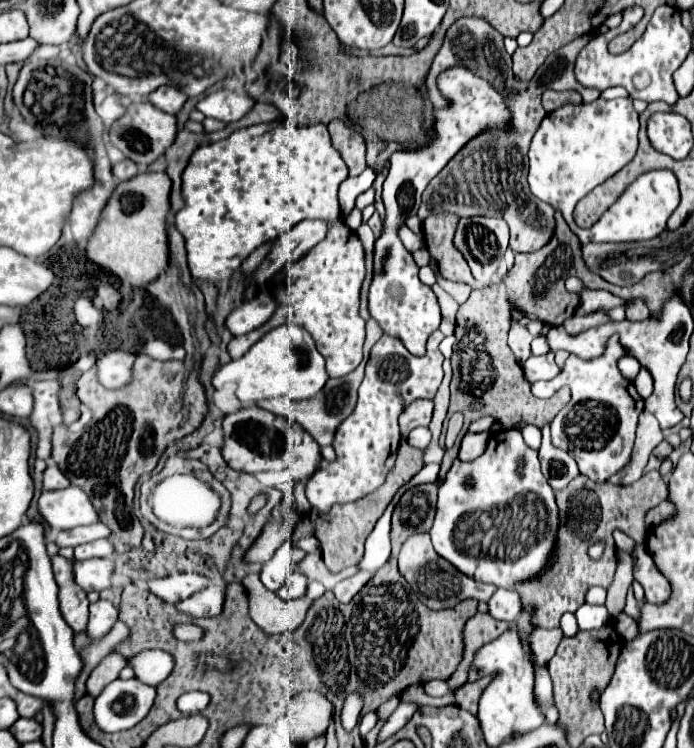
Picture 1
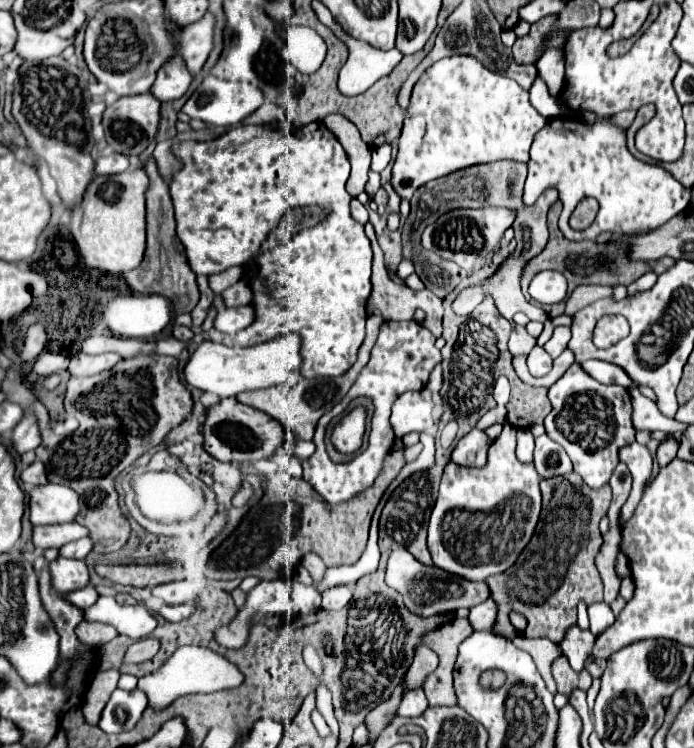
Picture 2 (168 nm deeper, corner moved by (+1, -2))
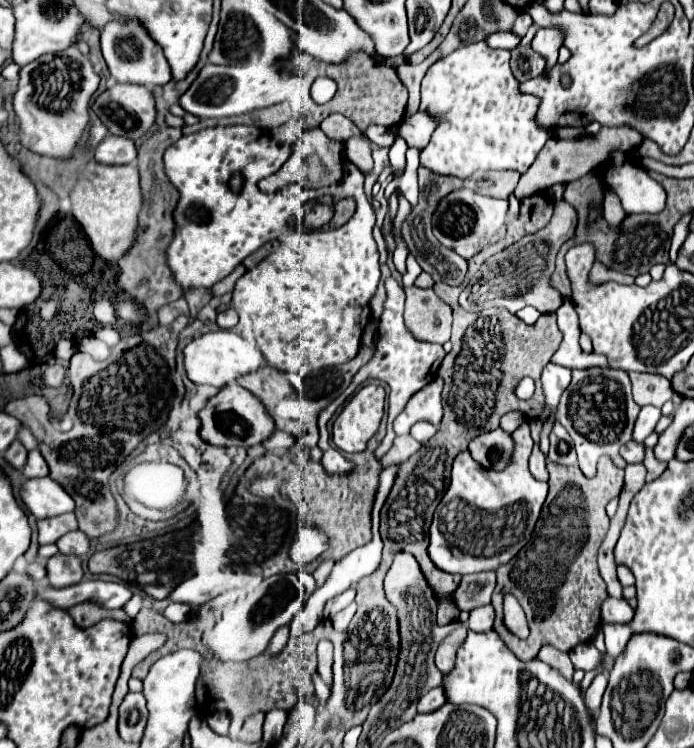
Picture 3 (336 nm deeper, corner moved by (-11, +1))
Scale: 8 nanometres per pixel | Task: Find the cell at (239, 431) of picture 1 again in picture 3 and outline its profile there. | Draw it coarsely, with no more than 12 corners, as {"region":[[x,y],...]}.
{"region":[[232,382],[198,412],[214,446],[262,444],[276,428]]}

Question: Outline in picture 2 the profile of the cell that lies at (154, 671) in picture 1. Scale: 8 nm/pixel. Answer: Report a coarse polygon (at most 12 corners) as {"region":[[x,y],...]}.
{"region":[[180,647],[138,679],[156,709],[244,683],[224,655]]}

